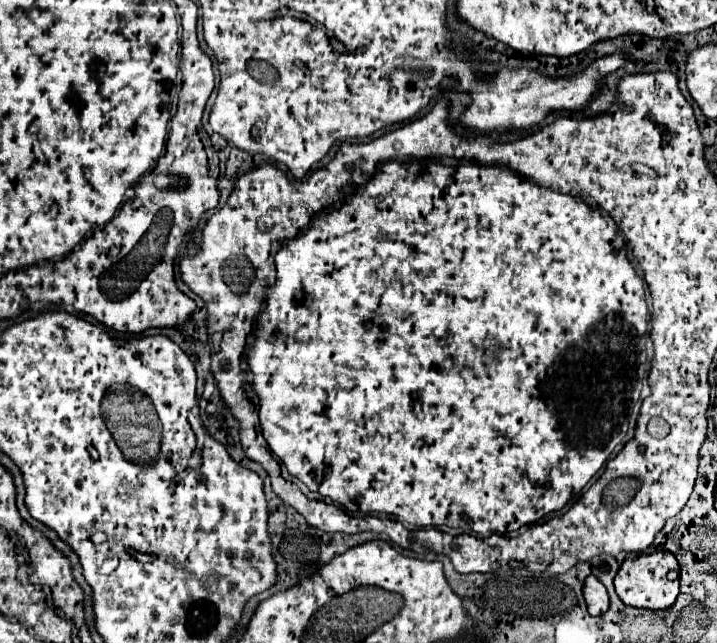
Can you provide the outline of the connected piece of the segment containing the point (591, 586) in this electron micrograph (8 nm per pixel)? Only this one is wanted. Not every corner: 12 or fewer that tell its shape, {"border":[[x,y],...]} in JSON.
{"border":[[587,576],[583,586],[591,616],[607,612],[609,596],[595,576]]}

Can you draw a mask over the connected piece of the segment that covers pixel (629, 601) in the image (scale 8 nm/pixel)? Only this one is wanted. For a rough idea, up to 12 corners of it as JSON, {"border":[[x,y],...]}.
{"border":[[665,550],[629,556],[615,576],[627,606],[669,608],[679,562]]}

